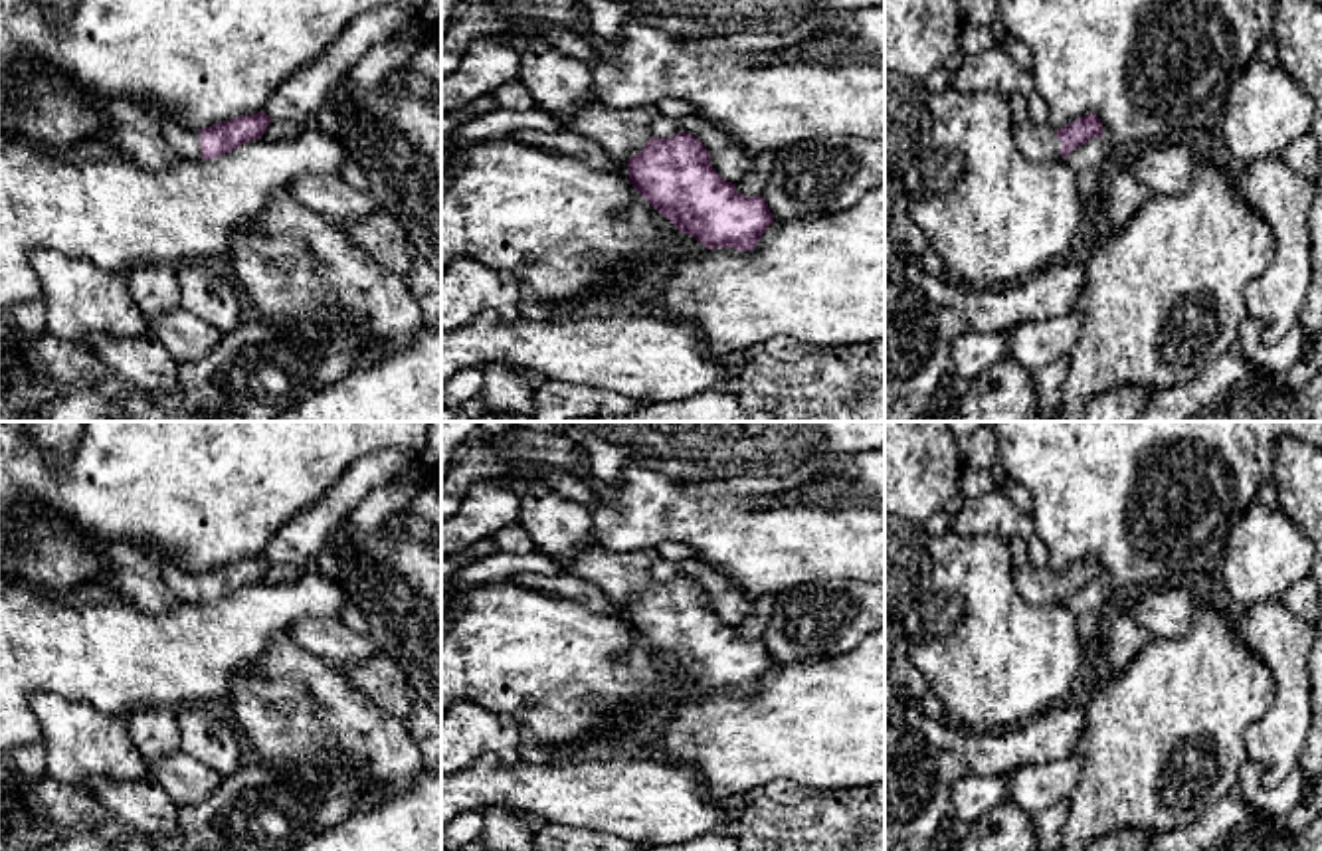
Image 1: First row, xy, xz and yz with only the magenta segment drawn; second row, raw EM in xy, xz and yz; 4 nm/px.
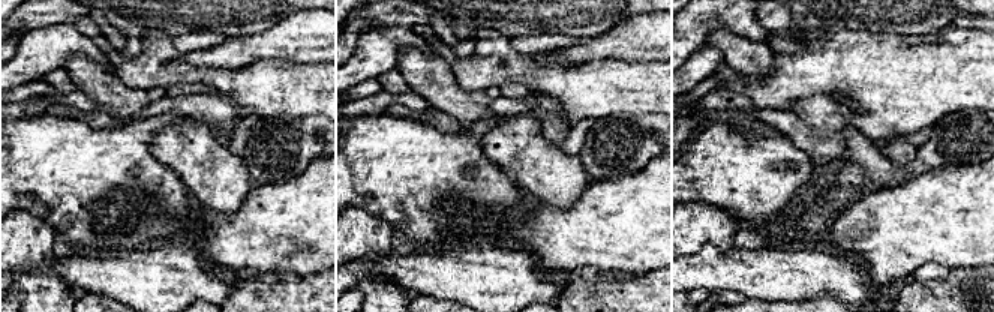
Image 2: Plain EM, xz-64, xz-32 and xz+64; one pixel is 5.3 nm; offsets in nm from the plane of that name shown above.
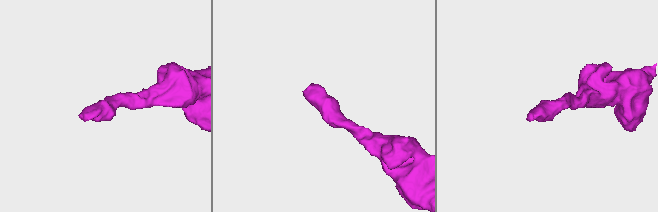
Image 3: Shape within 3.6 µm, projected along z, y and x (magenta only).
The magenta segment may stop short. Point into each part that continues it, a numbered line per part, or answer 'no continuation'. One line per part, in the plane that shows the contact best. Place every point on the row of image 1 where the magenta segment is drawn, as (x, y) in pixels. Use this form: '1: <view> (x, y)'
1: xy (185, 141)

